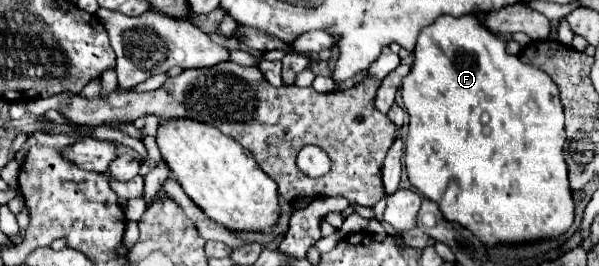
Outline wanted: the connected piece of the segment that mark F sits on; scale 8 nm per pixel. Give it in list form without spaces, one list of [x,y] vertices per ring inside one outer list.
[[[440,16],[436,24],[430,24],[422,28],[416,48],[414,48],[414,64],[410,74],[402,80],[402,100],[404,108],[410,114],[410,126],[408,126],[408,138],[406,138],[406,170],[412,186],[420,190],[430,200],[436,200],[444,218],[450,222],[458,222],[464,228],[472,230],[484,244],[498,244],[498,242],[530,242],[550,236],[560,236],[566,232],[574,222],[574,200],[568,186],[568,172],[564,162],[564,112],[558,98],[558,86],[546,72],[522,64],[518,56],[506,52],[506,40],[500,36],[494,36],[494,32],[486,32],[482,28],[482,16]]]

